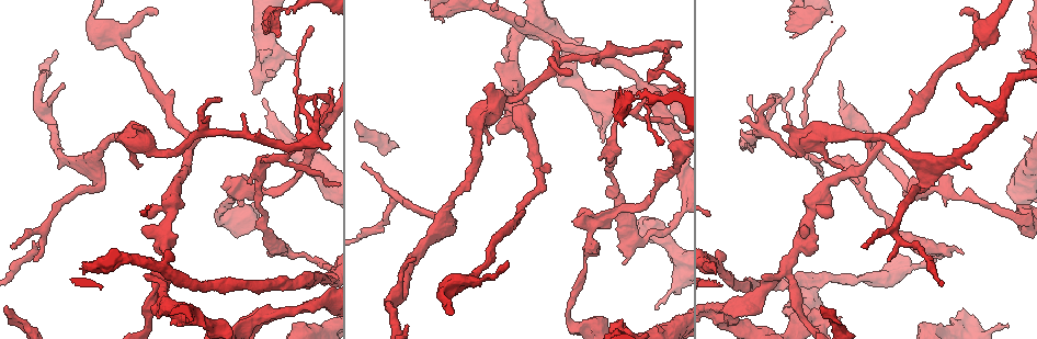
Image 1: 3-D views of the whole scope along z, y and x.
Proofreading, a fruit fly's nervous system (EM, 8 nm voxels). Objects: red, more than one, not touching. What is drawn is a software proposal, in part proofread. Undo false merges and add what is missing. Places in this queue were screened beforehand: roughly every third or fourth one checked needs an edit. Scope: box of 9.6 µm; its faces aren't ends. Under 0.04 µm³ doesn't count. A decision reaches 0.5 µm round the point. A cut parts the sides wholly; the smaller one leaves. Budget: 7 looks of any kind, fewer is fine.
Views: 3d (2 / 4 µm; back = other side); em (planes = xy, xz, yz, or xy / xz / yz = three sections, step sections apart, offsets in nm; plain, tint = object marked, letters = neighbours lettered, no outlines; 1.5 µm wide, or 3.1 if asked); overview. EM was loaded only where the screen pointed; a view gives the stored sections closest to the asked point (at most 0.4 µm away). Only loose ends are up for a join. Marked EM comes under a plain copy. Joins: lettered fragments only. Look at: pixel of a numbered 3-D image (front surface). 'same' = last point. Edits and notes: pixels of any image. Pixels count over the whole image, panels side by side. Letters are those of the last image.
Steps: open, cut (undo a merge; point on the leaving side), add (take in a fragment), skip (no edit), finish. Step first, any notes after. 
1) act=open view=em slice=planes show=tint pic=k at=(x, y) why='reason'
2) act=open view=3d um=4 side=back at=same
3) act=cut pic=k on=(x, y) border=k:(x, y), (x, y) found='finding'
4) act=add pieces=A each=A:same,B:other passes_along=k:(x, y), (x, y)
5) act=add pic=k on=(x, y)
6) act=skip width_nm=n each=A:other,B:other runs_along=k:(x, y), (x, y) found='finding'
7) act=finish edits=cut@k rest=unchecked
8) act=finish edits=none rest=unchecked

act=open view=3d um=4 pic=1 at=(584, 264) why='a narrow waist'

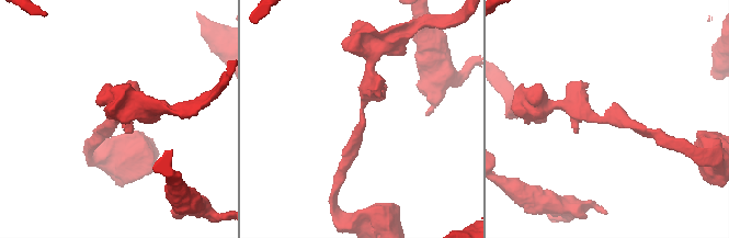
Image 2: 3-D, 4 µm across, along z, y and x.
act=open view=em slice=planes show=tint pic=2 at=(361, 111)

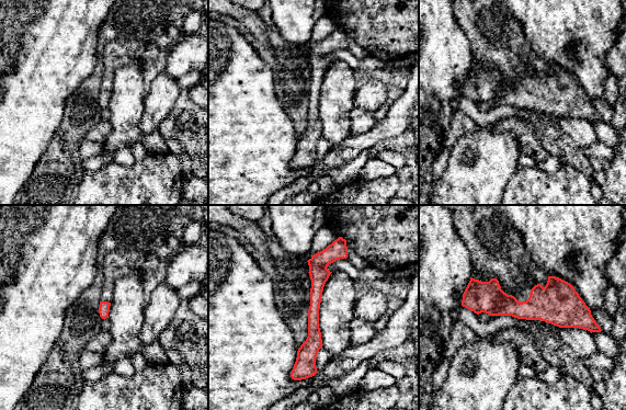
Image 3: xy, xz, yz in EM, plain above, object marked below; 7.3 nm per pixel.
act=open view=em slice=planes show=letters at=same why='what lies round it'

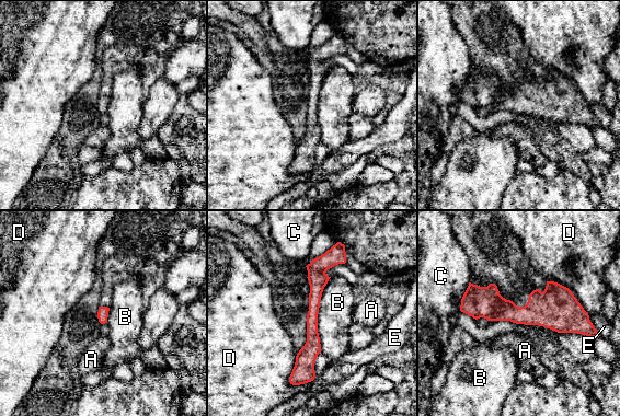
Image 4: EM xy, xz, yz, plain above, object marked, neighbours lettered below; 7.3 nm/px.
act=skip longest_contact=B:550nm each=A:other,B:other,C:other,D:other,E:other border=4:(331, 277), (318, 313), (320, 350) found='continuous, no second neuron'

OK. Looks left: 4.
act=open view=em um=3.1 slice=planes show=letters pic=1 at=(1009, 326) why='an open end'

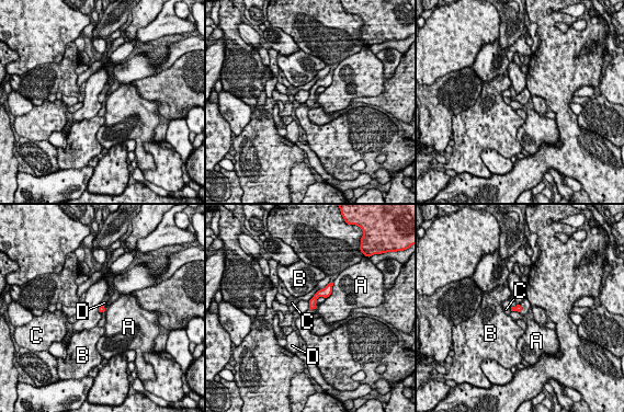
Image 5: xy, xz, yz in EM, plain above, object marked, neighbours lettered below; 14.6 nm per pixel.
act=add pieces=D each=A:other,B:other,C:other,D:same passes_along=5:(518, 308), (521, 308), (525, 305) found='it goes on there'

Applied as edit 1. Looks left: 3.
act=open view=em slice=planes show=letters pic=1 at=(556, 42) why='free end'

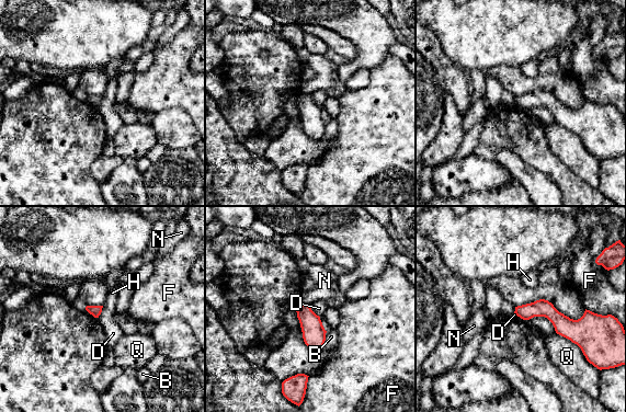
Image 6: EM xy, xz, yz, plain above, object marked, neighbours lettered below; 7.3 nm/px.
act=skip each=B:other,D:other,F:other,H:other,N:other,Q:other border=6:(103, 306), (98, 318) found='none of them fits'

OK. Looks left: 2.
act=finish edits=add@5 rest=unchecked

